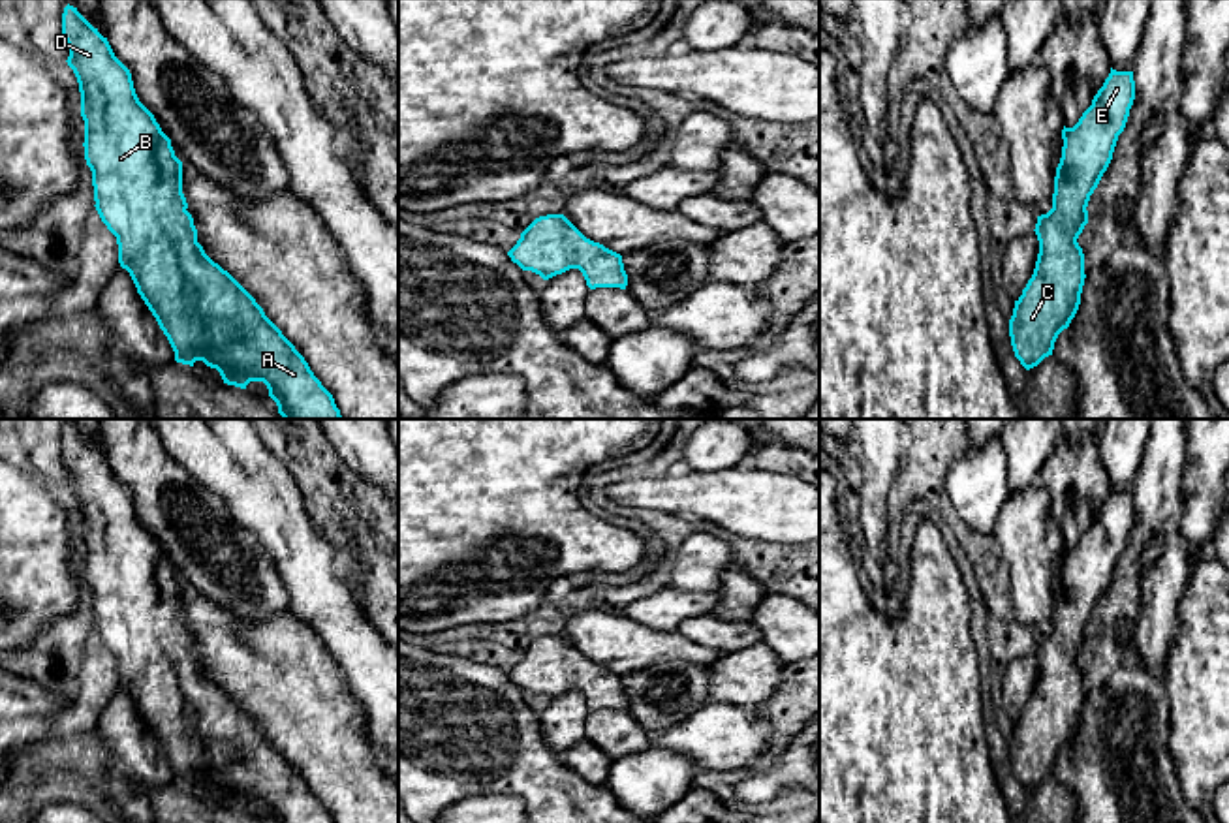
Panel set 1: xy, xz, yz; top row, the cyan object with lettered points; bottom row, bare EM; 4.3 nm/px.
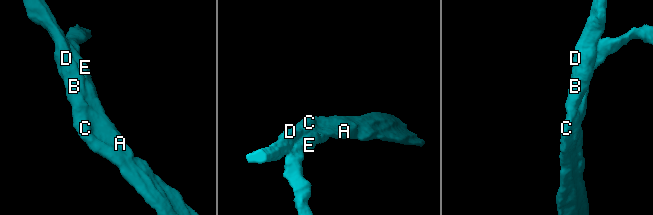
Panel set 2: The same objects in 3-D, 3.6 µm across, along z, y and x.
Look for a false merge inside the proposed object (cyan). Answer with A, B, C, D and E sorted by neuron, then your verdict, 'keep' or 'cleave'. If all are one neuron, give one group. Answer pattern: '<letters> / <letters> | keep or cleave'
A B C D E | keep

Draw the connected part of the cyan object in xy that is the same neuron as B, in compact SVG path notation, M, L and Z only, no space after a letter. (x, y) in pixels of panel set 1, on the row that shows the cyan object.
M73 6L62 13L62 36L68 43L68 66L73 70L81 92L85 120L85 160L92 171L96 210L117 237L118 263L126 269L137 293L167 336L175 361L194 366L203 361L216 368L227 385L246 389L250 381L263 381L284 419L342 419L333 395L314 376L304 357L265 316L256 299L197 242L197 229L182 194L182 162L175 156L171 139L162 132L154 115L139 101L130 70L115 56L107 38L94 28Z

